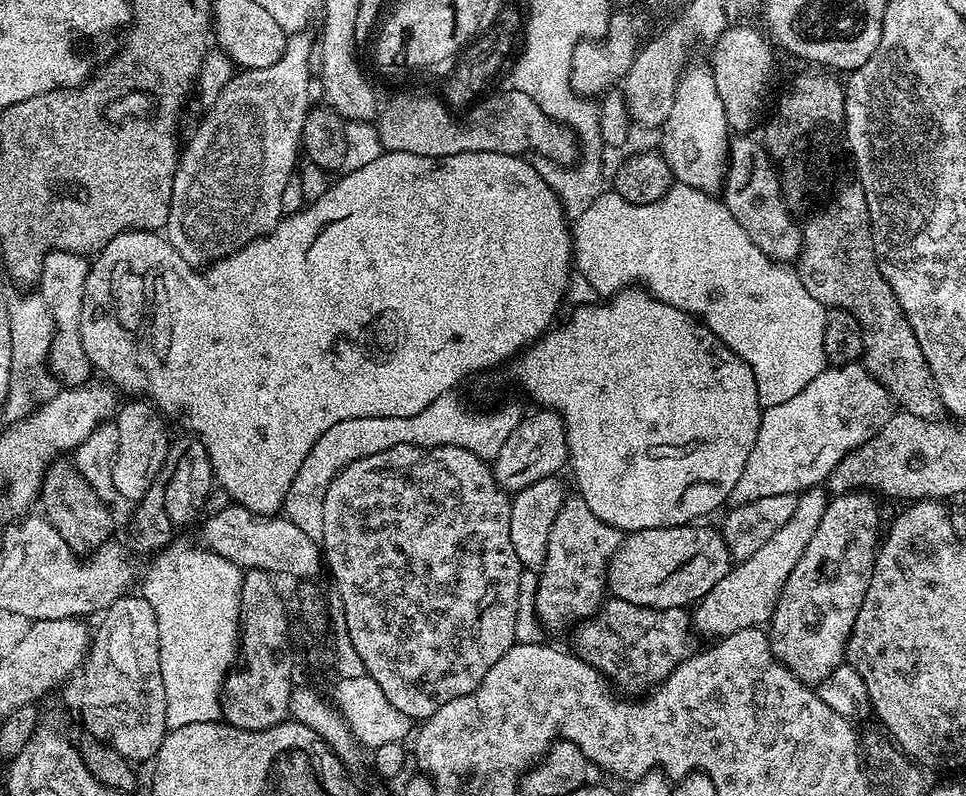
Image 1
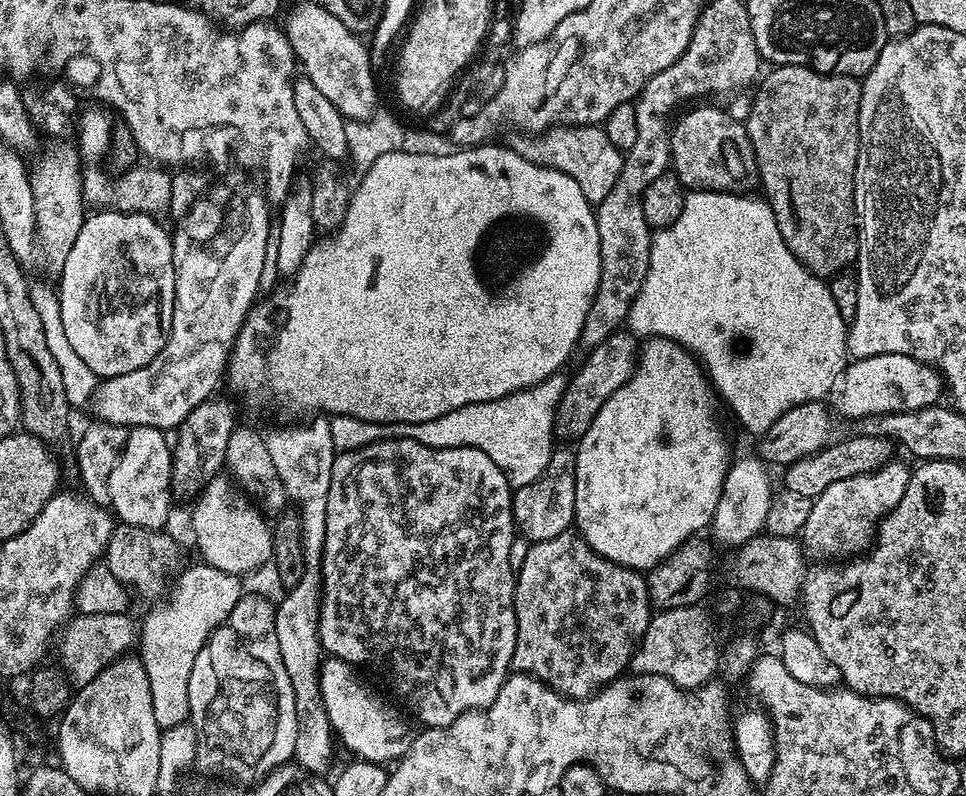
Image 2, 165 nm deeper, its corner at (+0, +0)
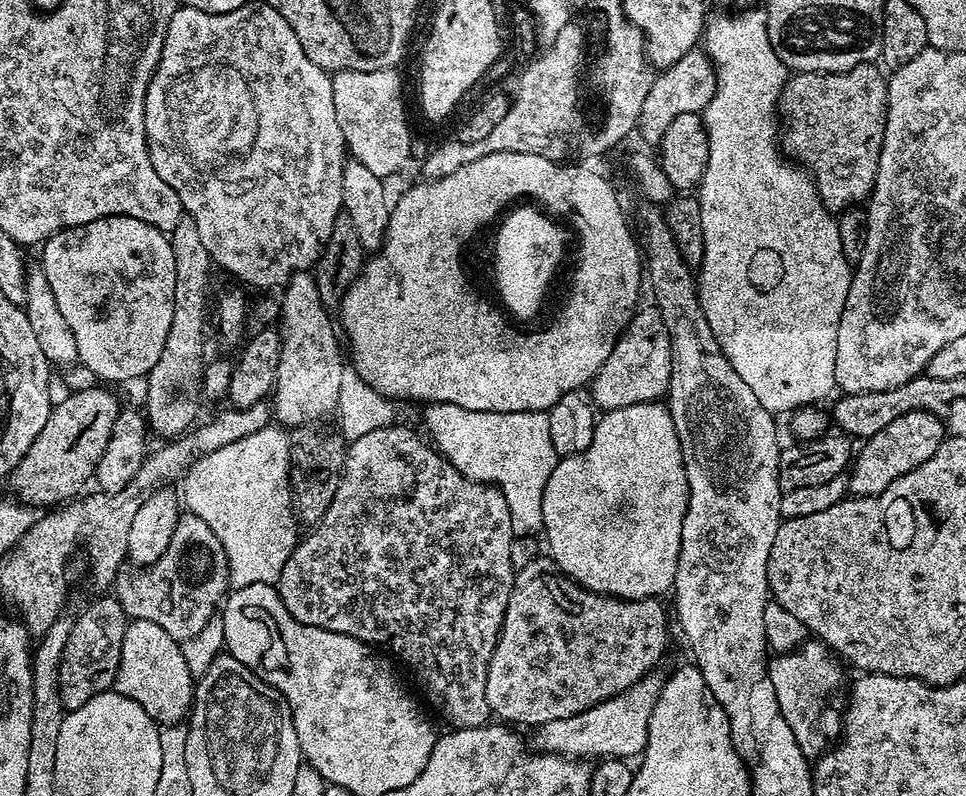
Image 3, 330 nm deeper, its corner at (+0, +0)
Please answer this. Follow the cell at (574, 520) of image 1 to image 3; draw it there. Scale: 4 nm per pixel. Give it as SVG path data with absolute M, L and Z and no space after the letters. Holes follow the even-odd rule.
M544 558L544 560L532 560L529 564L524 564L520 568L520 573L516 577L511 577L510 587L508 590L508 601L506 602L506 610L504 611L504 625L500 627L500 637L498 642L494 646L494 654L490 658L490 666L488 667L488 673L486 674L486 702L488 703L489 713L493 717L499 718L501 721L507 722L512 726L520 726L516 724L532 724L532 726L539 726L544 723L554 722L555 719L570 718L572 715L581 714L583 711L590 710L591 707L598 706L599 703L606 702L612 696L616 696L620 693L624 693L628 688L638 683L644 676L649 675L653 671L652 668L660 660L660 655L664 652L664 646L668 642L668 616L664 613L664 608L660 605L661 601L656 598L649 598L647 600L622 600L619 596L606 596L603 592L592 592L589 588L582 588L574 580L568 579L551 559Z

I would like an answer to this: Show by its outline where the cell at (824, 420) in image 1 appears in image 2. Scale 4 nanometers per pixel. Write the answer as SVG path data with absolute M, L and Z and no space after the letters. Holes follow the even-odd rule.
M878 354L874 358L852 360L845 367L830 404L841 417L854 421L863 416L881 416L884 412L931 408L945 388L944 377L931 364L924 364L906 354Z

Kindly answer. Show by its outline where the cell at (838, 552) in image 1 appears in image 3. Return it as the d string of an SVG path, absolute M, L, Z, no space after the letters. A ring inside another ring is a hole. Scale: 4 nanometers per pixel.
M909 410L906 414L894 418L894 422L886 426L886 430L878 430L878 434L859 445L846 480L847 491L856 498L882 494L882 490L889 488L898 478L910 474L910 470L922 466L922 462L930 459L945 438L943 421L929 412Z

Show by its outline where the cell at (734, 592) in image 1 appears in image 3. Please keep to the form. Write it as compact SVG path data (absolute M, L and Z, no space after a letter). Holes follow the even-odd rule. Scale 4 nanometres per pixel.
M656 674L646 675L624 693L612 696L588 711L539 725L534 736L535 749L579 760L628 760L630 756L639 757L648 744L650 714L657 704L663 683L663 679L656 677Z

